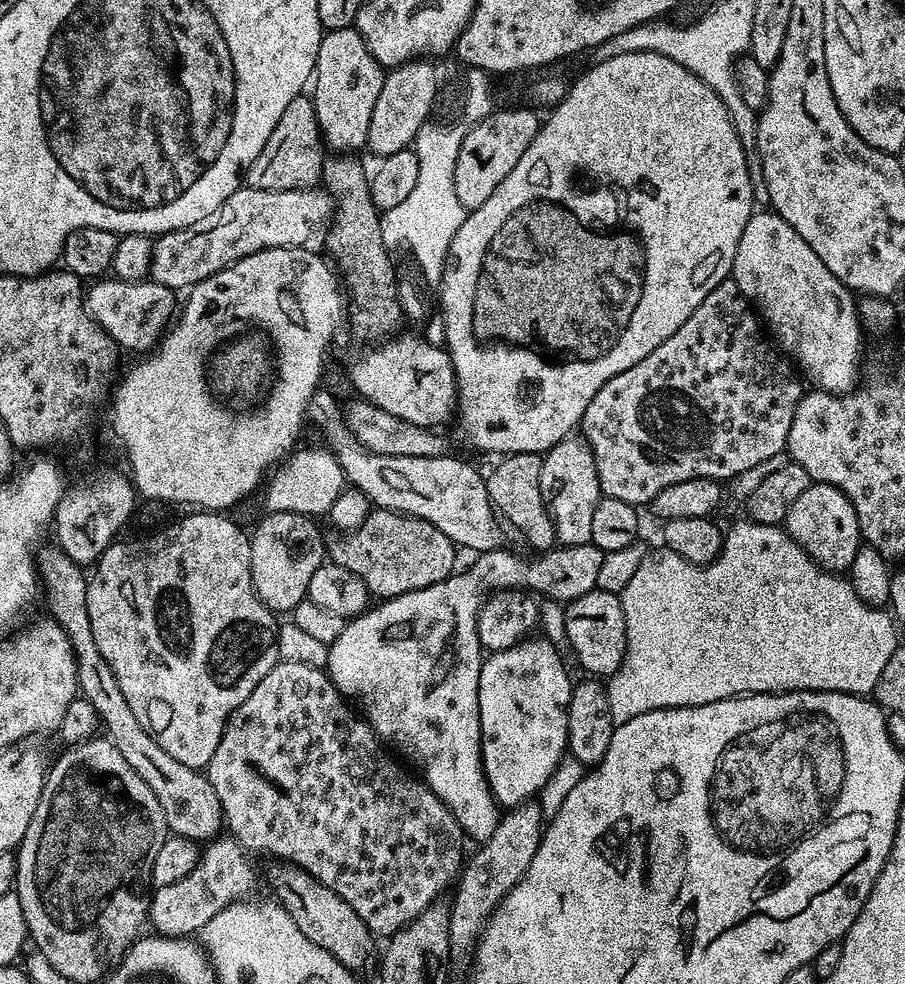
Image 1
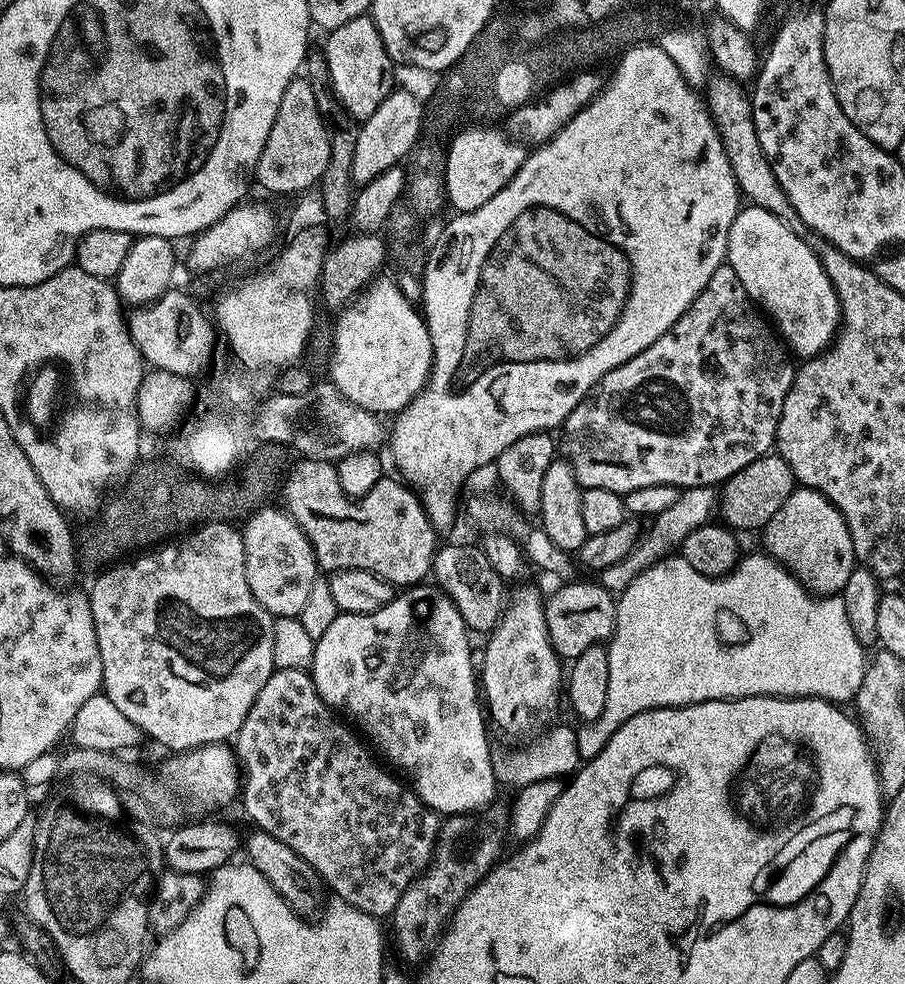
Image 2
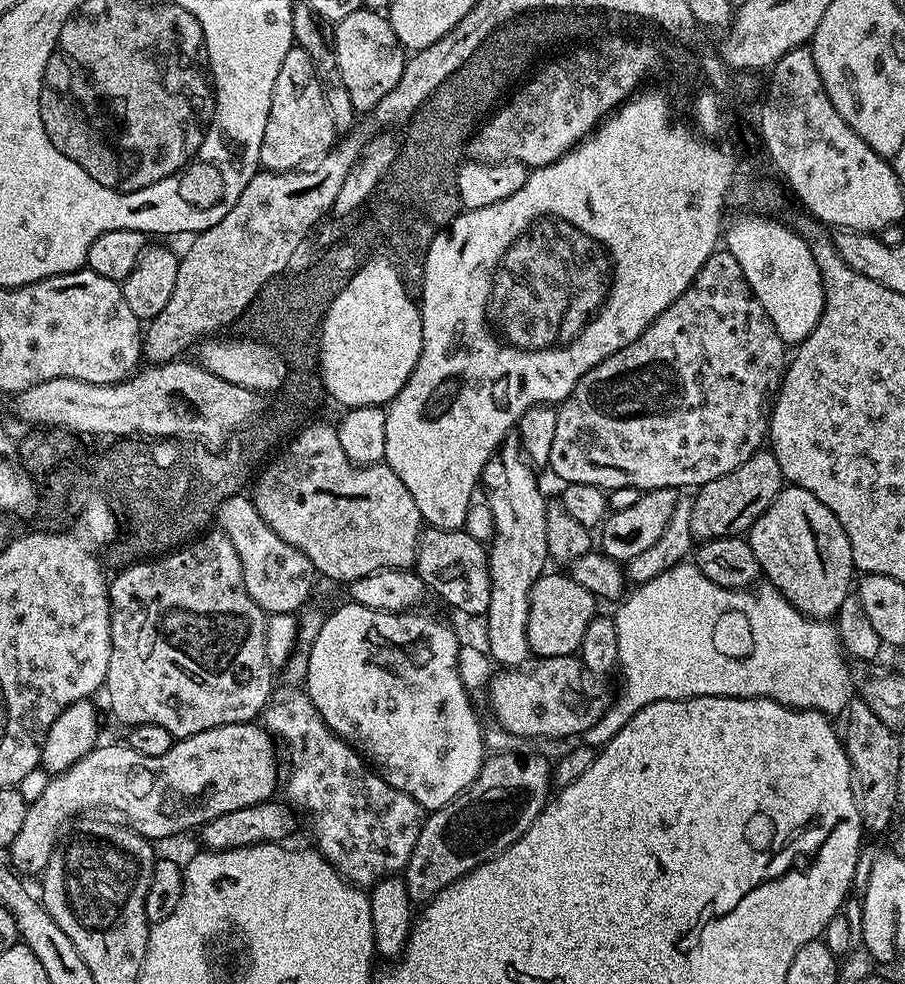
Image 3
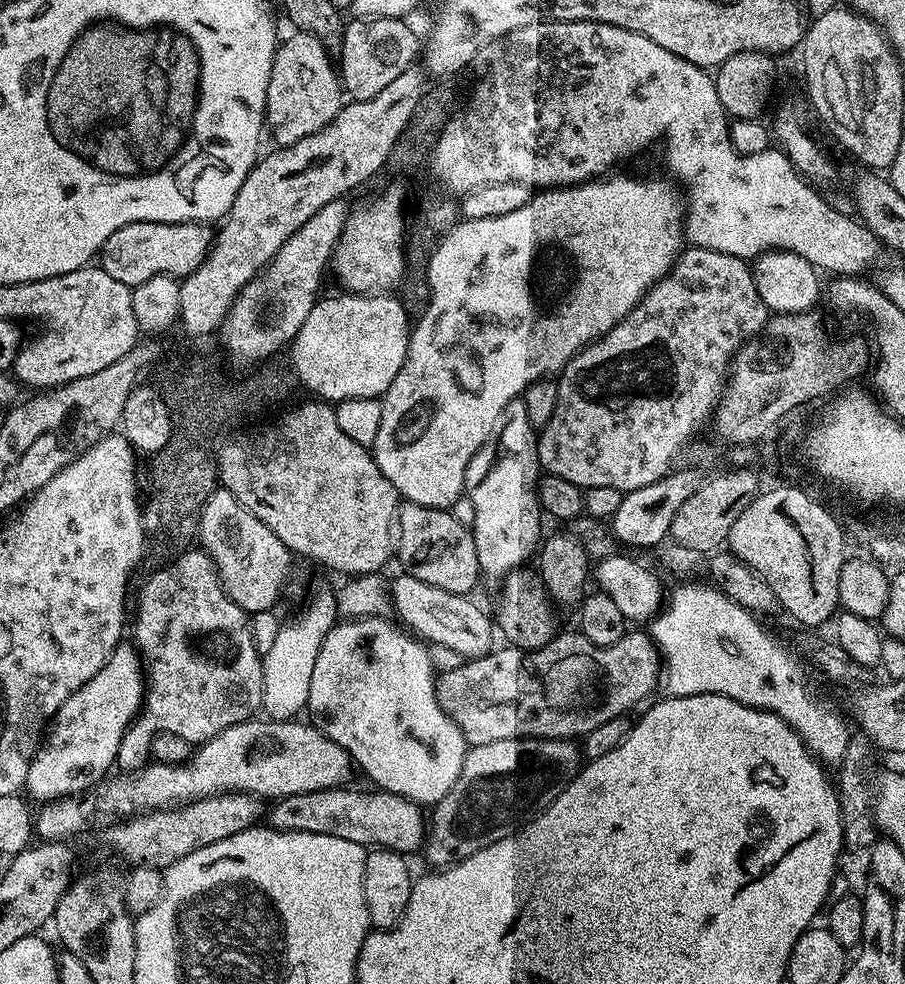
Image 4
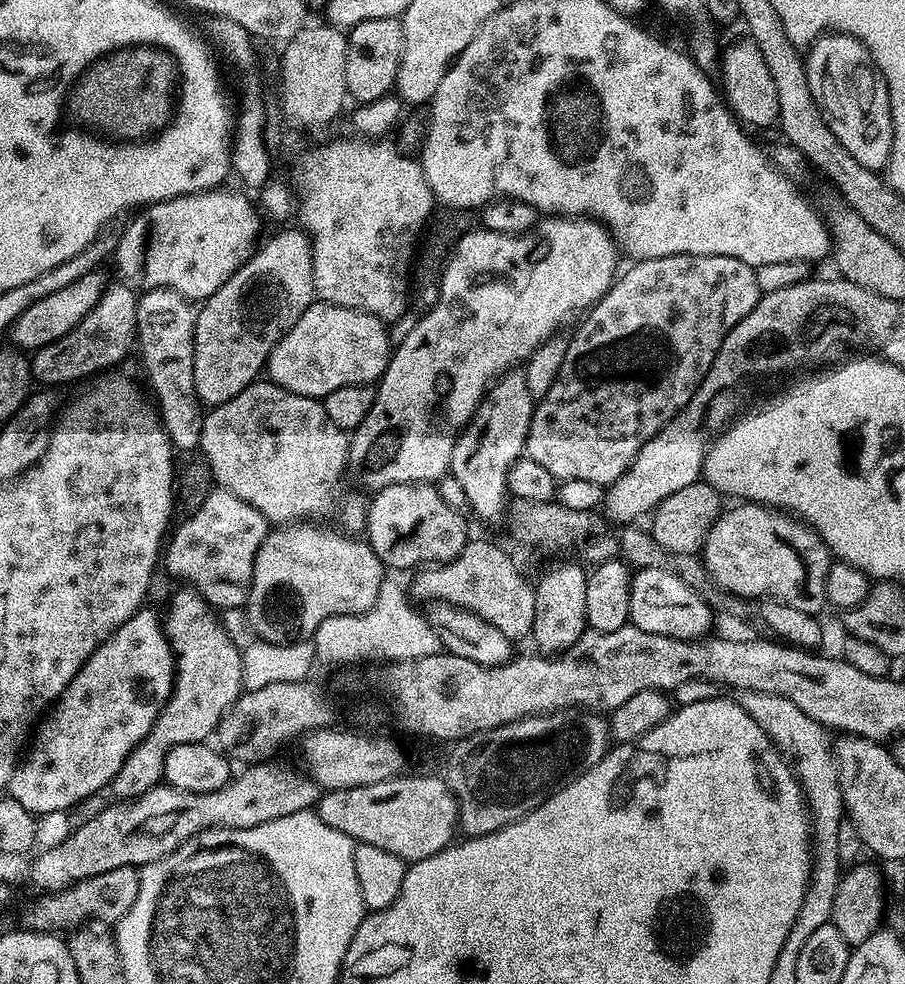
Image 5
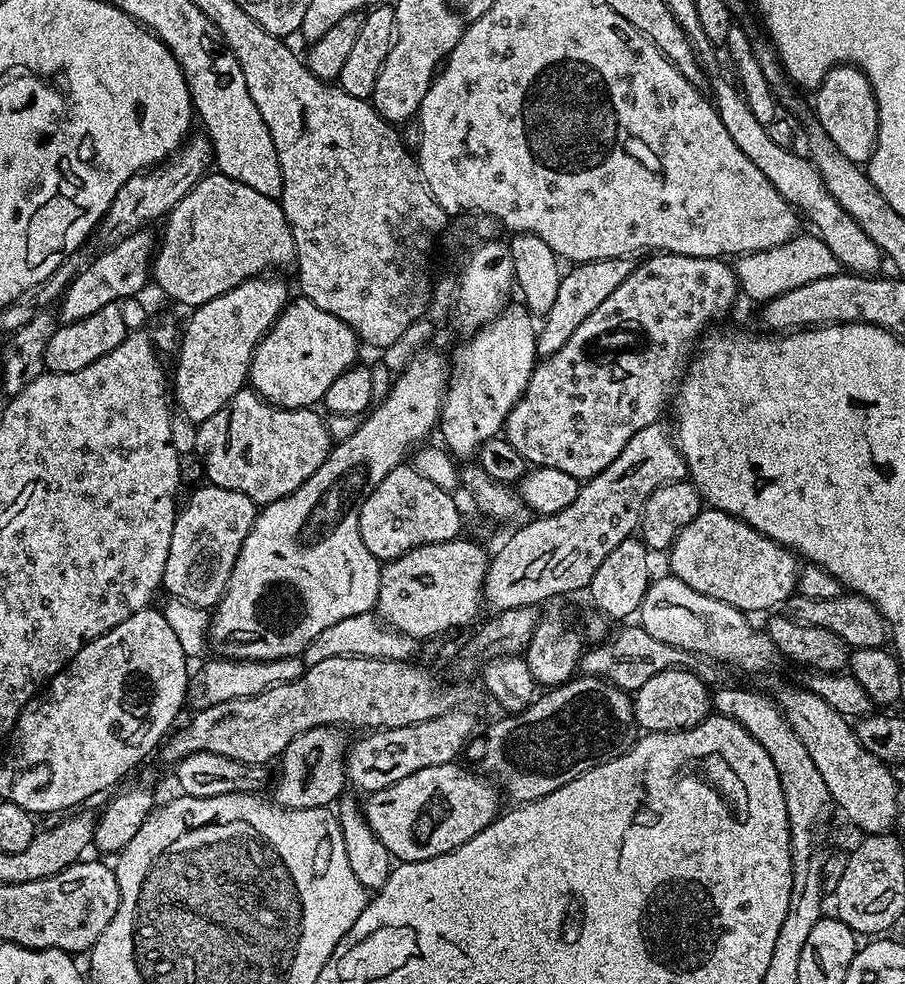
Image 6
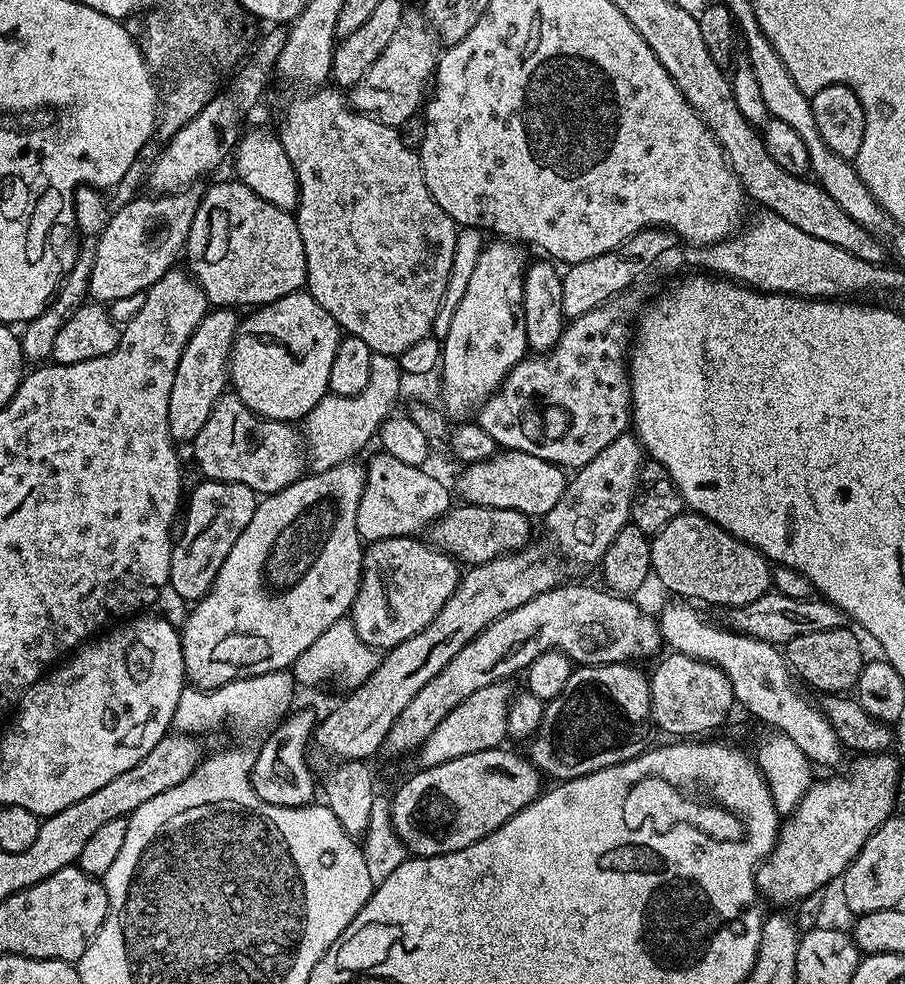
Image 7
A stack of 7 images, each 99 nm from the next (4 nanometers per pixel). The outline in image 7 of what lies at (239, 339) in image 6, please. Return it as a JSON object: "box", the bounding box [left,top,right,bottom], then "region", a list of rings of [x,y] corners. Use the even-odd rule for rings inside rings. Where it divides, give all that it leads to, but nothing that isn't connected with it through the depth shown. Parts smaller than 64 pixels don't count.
{"box":[170,307,241,441],"region":[[[213,307],[202,322],[190,334],[190,342],[178,358],[178,370],[174,374],[174,386],[170,386],[170,434],[173,441],[195,441],[198,430],[206,426],[206,418],[214,410],[218,398],[230,384],[232,343],[240,329],[241,317],[233,309]]]}

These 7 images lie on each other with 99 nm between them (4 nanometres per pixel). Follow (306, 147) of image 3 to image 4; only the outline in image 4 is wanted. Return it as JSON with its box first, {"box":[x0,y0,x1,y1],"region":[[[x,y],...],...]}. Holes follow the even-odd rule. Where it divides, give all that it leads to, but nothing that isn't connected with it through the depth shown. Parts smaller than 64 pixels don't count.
{"box":[264,31,346,145],"region":[[[293,31],[279,41],[274,62],[270,66],[270,86],[266,86],[266,106],[264,115],[266,117],[266,128],[277,141],[277,145],[293,144],[302,142],[310,134],[322,130],[335,118],[346,103],[346,93],[342,87],[340,73],[333,57],[324,49],[322,42],[314,38],[314,34]]]}

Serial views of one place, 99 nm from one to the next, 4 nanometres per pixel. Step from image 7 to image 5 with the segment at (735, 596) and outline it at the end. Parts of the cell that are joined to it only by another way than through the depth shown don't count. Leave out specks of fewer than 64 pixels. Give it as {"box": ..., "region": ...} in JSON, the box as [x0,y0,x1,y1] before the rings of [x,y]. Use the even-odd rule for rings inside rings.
{"box":[702,502,834,613],"region":[[[736,502],[733,505],[733,508],[725,507],[721,511],[704,540],[702,559],[715,584],[732,595],[781,600],[794,606],[794,610],[819,613],[819,608],[826,604],[826,574],[834,557],[823,538],[816,535],[816,529],[767,504]]]}

